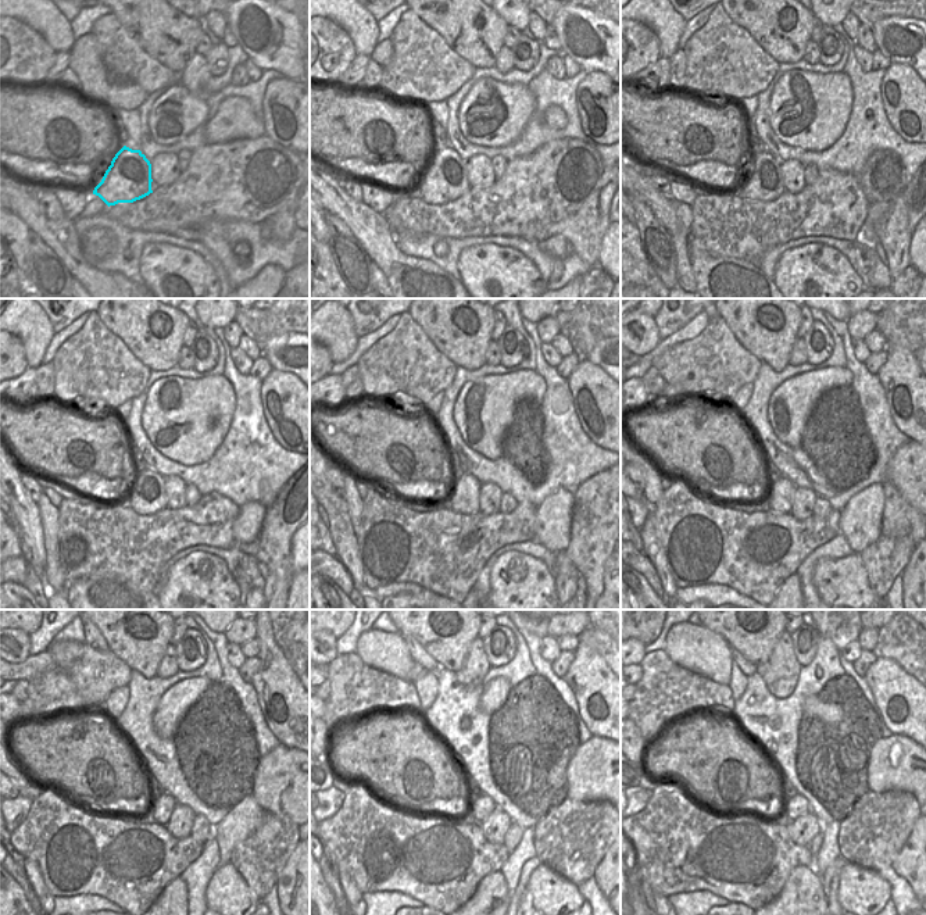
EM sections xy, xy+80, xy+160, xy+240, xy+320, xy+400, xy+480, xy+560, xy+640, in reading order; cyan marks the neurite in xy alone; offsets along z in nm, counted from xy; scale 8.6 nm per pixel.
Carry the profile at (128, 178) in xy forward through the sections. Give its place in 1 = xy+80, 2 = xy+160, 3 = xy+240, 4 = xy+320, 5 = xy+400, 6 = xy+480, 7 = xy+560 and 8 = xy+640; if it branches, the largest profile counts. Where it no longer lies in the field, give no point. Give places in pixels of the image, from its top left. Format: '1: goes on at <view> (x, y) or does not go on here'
1: goes on at xy+80 (446, 179)
2: goes on at xy+160 (764, 182)
3: goes on at xy+240 (147, 496)
4: goes on at xy+320 (464, 499)
5: goes on at xy+400 (780, 497)
6: goes on at xy+480 (161, 807)
7: goes on at xy+560 (481, 808)
8: goes on at xy+640 (797, 806)

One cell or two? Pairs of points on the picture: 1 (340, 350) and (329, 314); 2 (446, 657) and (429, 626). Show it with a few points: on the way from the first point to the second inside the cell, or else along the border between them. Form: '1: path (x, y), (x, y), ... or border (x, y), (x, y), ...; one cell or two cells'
1: path (340, 342), (331, 322); one cell
2: path (446, 650), (446, 644), (435, 633); one cell

